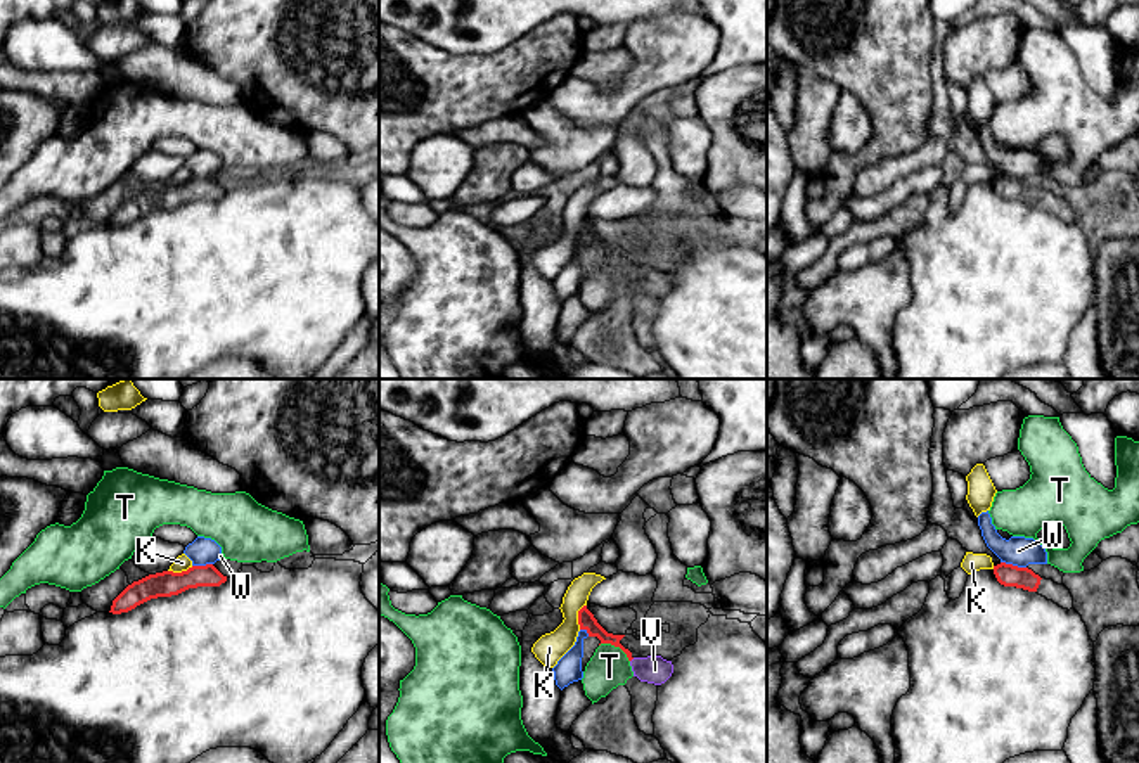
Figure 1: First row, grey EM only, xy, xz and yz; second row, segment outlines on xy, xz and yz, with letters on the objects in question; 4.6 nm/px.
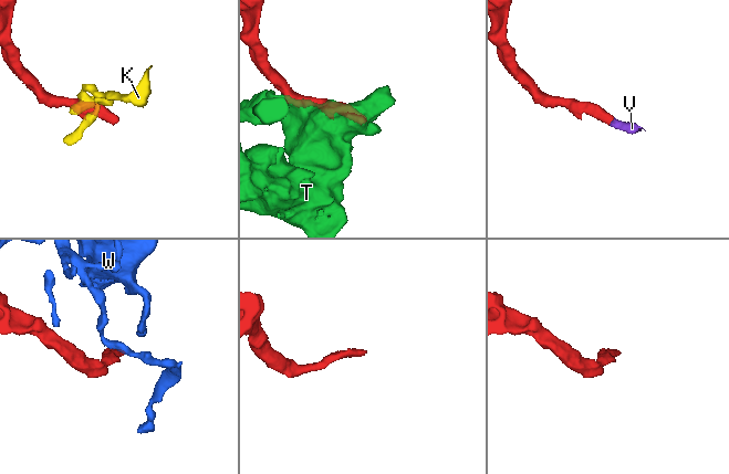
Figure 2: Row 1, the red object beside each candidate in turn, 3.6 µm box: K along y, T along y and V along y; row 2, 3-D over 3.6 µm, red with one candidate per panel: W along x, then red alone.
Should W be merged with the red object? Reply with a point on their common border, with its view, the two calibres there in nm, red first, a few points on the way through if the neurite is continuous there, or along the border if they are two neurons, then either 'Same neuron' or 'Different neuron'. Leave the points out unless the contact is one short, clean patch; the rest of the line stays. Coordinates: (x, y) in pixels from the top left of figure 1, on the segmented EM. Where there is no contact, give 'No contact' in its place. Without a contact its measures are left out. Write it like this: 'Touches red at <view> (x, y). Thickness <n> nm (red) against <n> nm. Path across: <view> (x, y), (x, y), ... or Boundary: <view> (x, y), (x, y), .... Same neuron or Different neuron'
Touches red at yz (1011, 564). Thickness 110 nm (red) against 140 nm. Boundary: yz (1001, 561), (1025, 568). Different neuron

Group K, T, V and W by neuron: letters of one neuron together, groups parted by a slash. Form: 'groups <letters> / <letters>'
groups K / T / V / W

